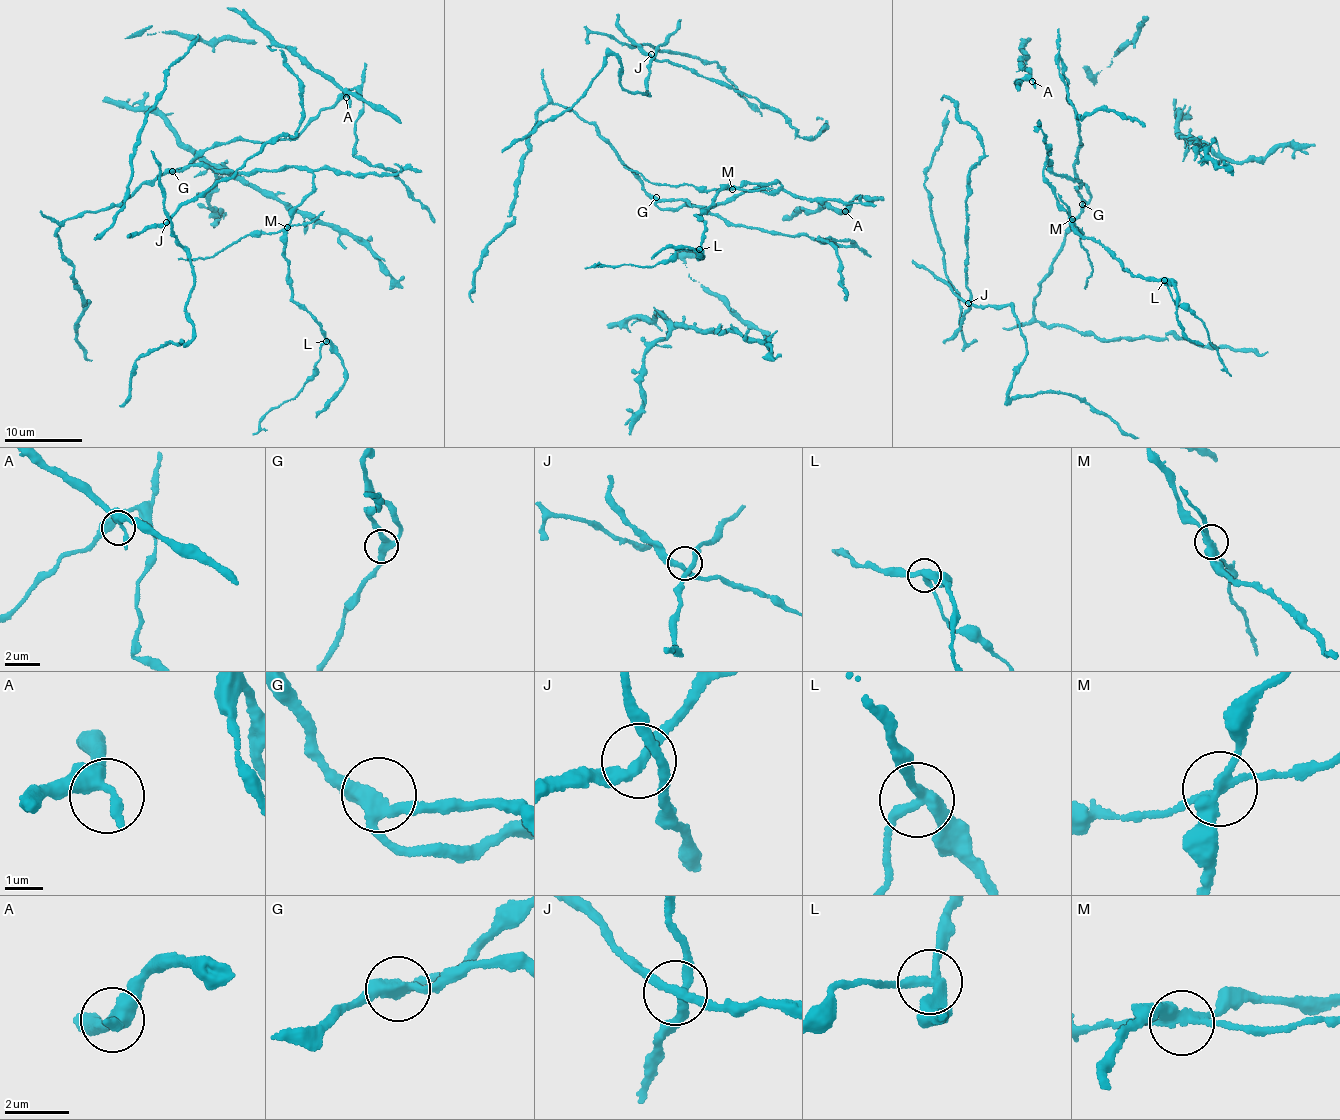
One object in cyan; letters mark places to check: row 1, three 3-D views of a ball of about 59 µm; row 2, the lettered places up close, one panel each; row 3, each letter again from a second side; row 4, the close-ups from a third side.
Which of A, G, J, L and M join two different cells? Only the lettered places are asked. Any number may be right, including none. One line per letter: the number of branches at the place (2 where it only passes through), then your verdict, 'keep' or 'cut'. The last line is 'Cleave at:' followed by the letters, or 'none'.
A: branches 3; keep
G: branches 3; keep
J: branches 4; keep
L: branches 3; cut
M: branches 4; cut
Cleave at: L, M

